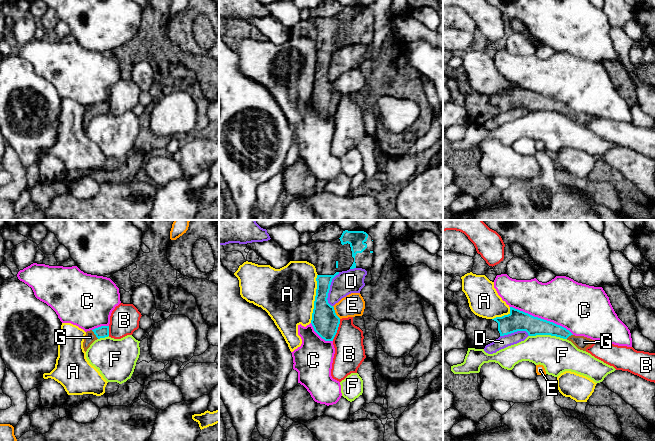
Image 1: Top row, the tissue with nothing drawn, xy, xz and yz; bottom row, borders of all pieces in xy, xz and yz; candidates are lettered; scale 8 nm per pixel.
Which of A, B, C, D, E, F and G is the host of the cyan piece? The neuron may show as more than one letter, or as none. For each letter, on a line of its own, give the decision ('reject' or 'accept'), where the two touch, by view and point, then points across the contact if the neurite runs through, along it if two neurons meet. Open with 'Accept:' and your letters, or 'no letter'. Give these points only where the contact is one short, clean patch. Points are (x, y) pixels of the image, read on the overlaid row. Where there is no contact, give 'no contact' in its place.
Accept: G
A: reject | xz (315, 298)
B: reject | xz (337, 329)
C: reject | yz (542, 319)
D: reject | xz (329, 289)
E: reject | xz (334, 312) | along xz (332, 306), (340, 318)
F: reject | yz (548, 334) | along yz (529, 335), (555, 335), (566, 339)
G: accept | xy (94, 333) | across xy (101, 332), (94, 333), (90, 337)

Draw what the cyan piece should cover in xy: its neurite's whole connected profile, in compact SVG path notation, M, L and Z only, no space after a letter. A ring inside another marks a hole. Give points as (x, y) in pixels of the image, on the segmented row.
M101 326L93 330L87 331L84 337L83 348L86 352L90 345L97 339L109 336L109 326Z

